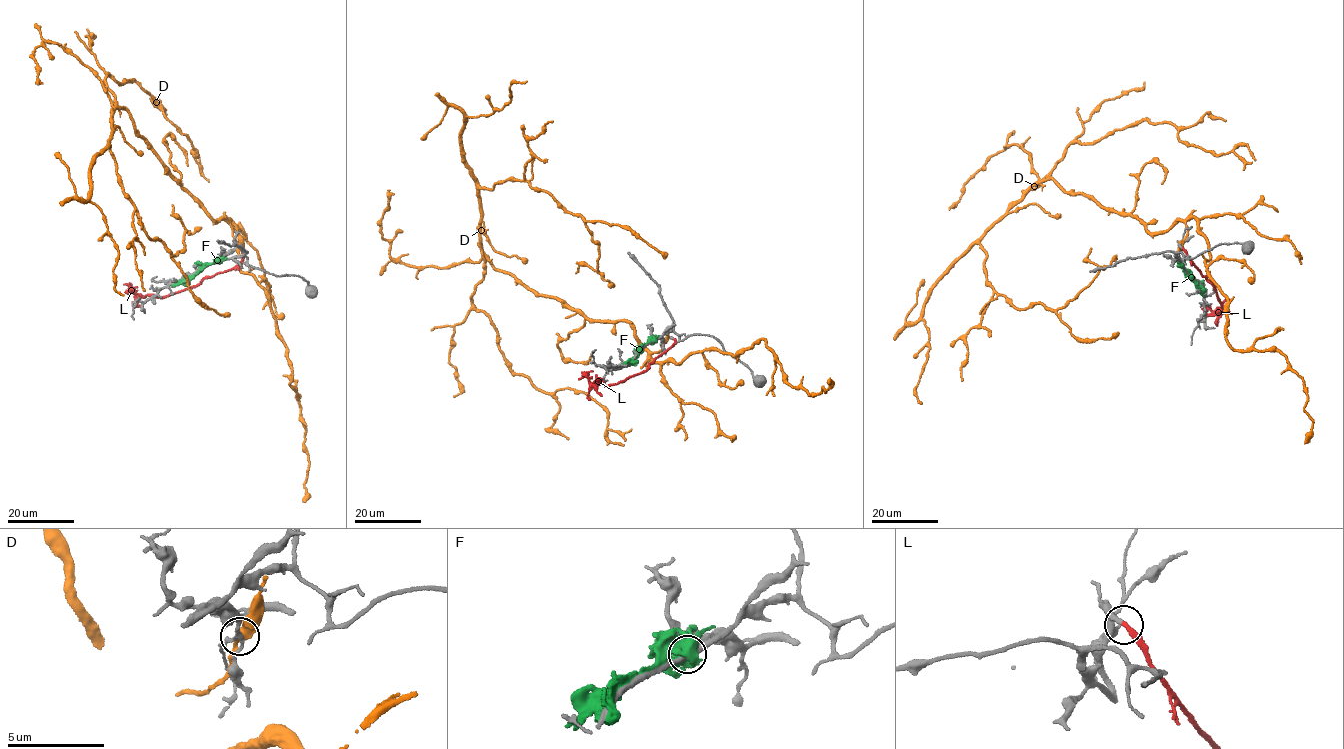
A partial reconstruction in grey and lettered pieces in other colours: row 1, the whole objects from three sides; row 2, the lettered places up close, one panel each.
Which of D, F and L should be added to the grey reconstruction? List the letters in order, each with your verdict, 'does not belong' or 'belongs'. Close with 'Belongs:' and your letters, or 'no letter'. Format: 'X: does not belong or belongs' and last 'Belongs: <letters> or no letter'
D: does not belong
F: does not belong
L: belongs
Belongs: L

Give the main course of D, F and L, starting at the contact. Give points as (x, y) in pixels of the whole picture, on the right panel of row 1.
D: (1182, 242), (1183, 222), (1152, 233), (1050, 179), (982, 237), (1011, 304), (1081, 339), (1117, 333)
F: (1182, 263), (1203, 297)
L: (1182, 248), (1214, 287), (1222, 306), (1217, 311), (1220, 311), (1207, 309), (1205, 314)

